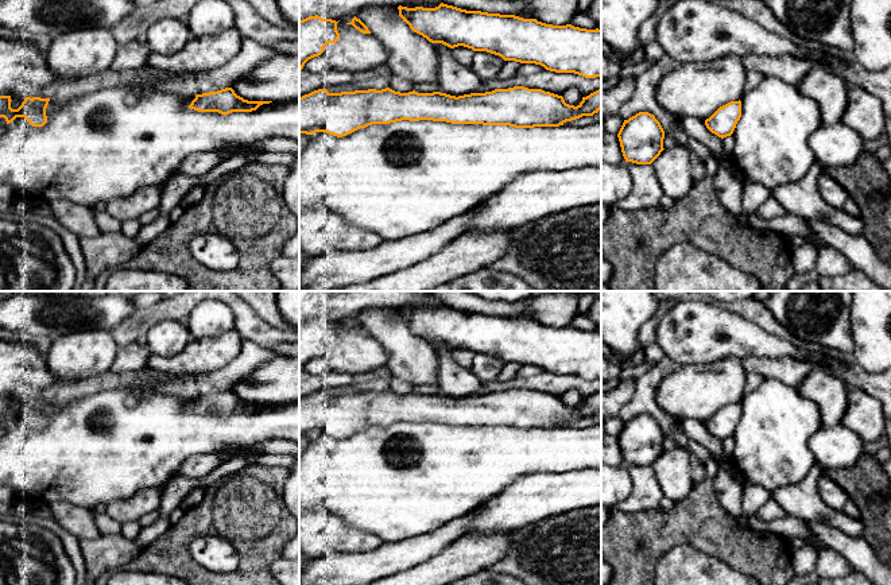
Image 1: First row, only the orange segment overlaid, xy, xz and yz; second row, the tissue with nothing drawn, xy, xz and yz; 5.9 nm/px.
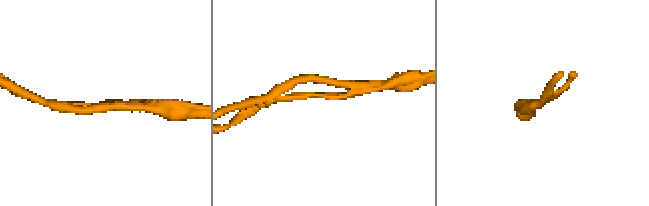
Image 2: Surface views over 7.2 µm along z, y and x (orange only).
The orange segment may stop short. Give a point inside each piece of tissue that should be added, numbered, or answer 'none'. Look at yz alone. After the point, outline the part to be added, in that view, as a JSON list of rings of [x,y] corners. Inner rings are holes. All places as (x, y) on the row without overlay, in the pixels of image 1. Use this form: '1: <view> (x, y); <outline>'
none

